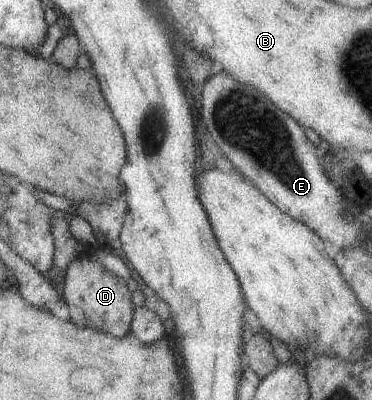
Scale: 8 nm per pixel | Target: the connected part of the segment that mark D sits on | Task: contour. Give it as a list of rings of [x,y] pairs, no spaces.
[[[81,254],[66,268],[63,284],[58,288],[68,309],[69,318],[77,326],[85,326],[121,338],[130,331],[134,306],[125,281],[108,272],[93,256]]]

